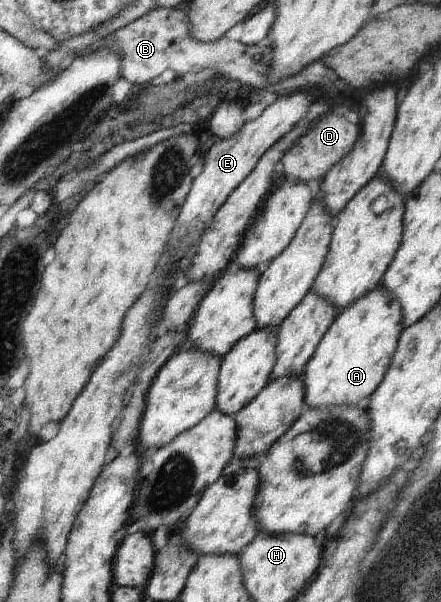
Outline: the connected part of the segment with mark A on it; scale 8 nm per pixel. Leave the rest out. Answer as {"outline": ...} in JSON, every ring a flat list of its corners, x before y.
{"outline":[[380,283,366,291,363,296,354,299,351,304,346,305,334,317,333,323,327,328,321,343,315,348,314,355,306,365,303,379,306,385,307,407,318,408,339,404,360,405,360,399,372,394,383,379,403,328,402,309,399,302,392,298,392,295,381,287]]}

